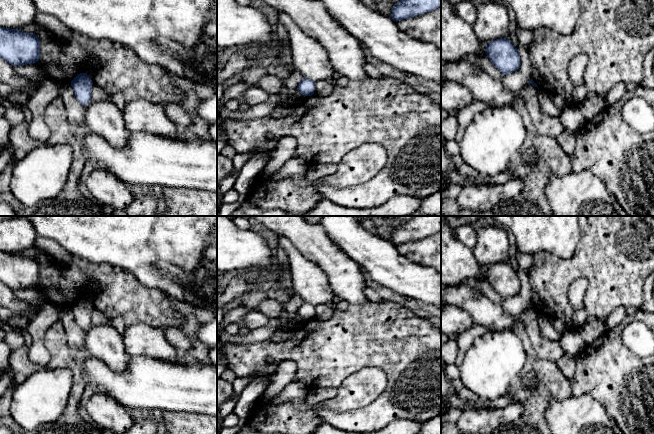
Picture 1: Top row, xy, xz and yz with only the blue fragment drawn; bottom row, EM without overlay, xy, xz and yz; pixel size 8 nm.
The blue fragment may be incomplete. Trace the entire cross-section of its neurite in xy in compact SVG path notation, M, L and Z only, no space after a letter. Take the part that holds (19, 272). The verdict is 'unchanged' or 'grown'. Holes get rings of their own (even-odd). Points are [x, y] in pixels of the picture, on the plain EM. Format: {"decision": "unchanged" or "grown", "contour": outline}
{"decision": "unchanged", "contour": "M0 250L0 281L13 290L34 288L40 283L40 263L35 258Z"}

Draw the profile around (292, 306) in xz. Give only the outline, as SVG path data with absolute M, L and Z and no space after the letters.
M295 294L288 302L284 304L284 309L290 313L297 313L302 302L303 300Z

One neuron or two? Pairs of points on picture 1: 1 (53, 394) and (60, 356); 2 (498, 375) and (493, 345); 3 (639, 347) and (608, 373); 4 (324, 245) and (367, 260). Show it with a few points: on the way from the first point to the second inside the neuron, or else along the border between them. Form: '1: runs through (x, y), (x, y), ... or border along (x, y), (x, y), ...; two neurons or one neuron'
1: border along (61, 367), (66, 367), (71, 372), (70, 390); two neurons
2: runs through (493, 368), (493, 352); one neuron
3: border along (622, 331), (622, 342), (634, 353), (643, 357); two neurons
4: border along (326, 235), (360, 267); two neurons

